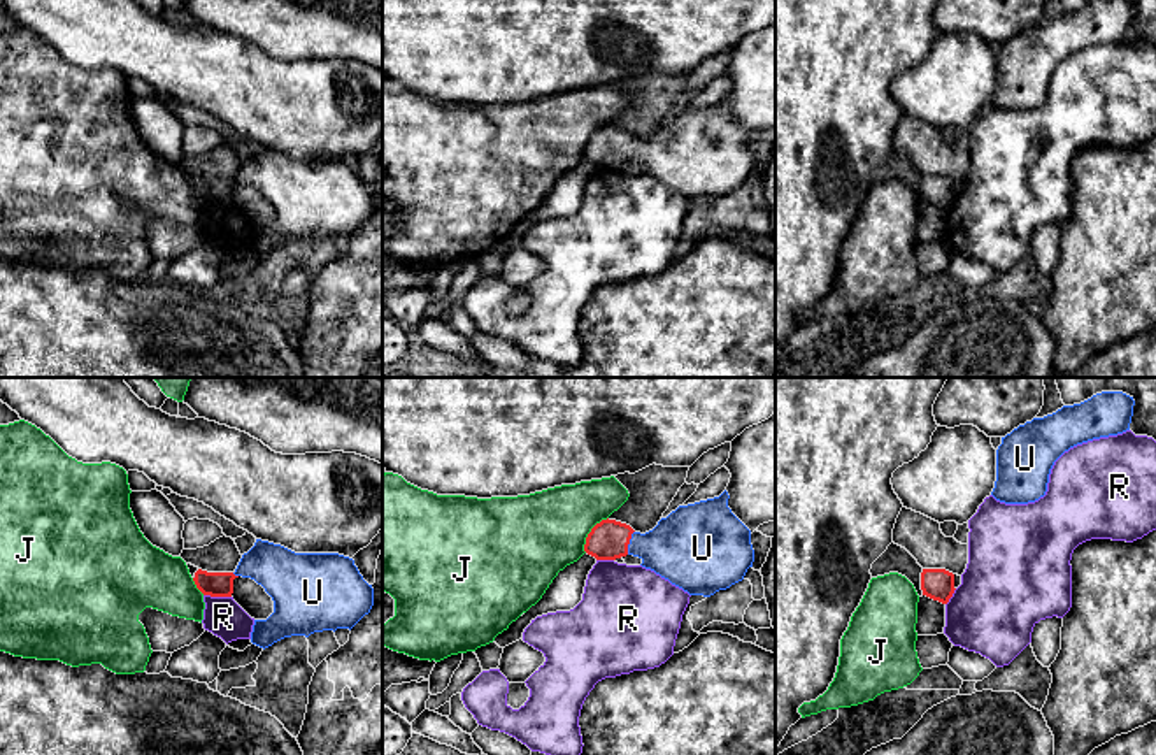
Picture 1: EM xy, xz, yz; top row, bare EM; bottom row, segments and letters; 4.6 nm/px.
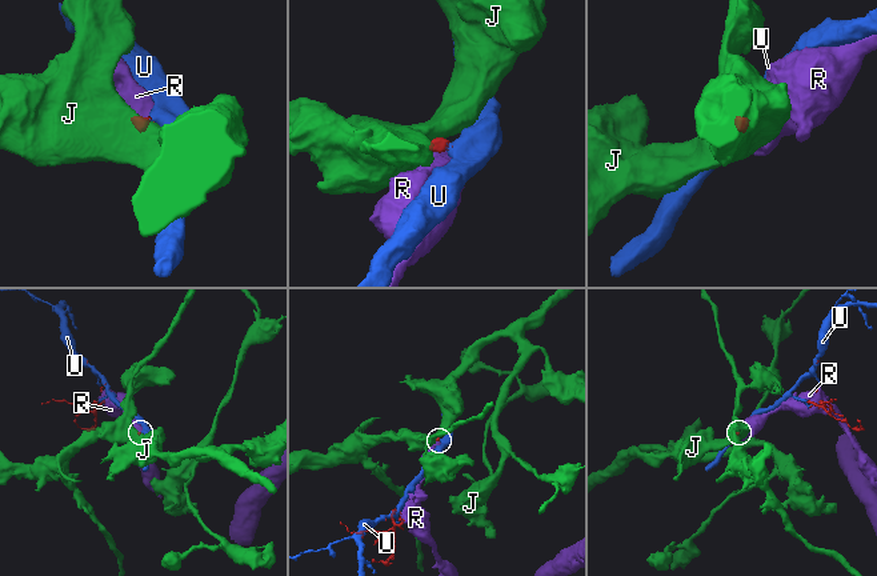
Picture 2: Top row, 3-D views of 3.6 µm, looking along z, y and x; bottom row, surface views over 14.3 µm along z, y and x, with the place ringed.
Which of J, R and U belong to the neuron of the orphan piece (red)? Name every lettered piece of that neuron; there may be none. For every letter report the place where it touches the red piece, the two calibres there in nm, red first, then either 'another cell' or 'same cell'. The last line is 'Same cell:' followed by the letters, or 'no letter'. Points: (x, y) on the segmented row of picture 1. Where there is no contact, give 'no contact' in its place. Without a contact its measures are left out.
J: meets red in xz at (590, 532); 180 nm thick on the red side, 380 nm on the other; another cell
R: meets red in xy at (218, 596); 110 nm thick on the red side, 180 nm on the other; another cell
U: meets red in xz at (628, 543); 180 nm thick on the red side, 320 nm on the other; same cell
Same cell: U

